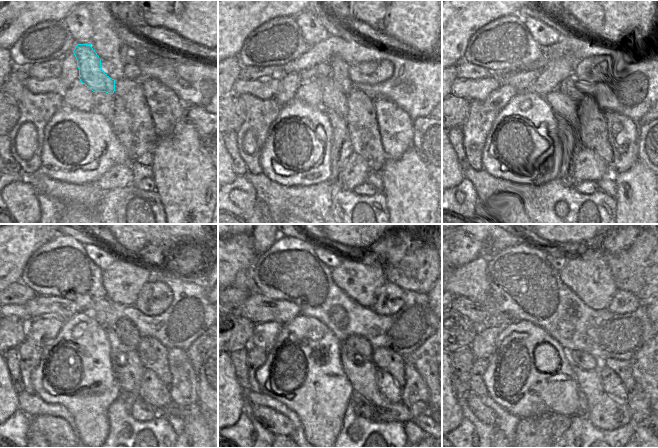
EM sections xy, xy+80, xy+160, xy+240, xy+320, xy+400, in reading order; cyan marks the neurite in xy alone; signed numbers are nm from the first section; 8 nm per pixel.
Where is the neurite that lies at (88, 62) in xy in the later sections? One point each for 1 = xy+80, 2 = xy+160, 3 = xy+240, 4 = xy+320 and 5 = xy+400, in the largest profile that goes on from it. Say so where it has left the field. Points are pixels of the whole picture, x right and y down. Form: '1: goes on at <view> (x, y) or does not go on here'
1: goes on at xy+80 (333, 99)
2: goes on at xy+160 (565, 111)
3: goes on at xy+240 (130, 375)
4: goes on at xy+320 (361, 376)
5: goes on at xy+400 (605, 413)

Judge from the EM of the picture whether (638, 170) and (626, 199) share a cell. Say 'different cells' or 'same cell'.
same cell

